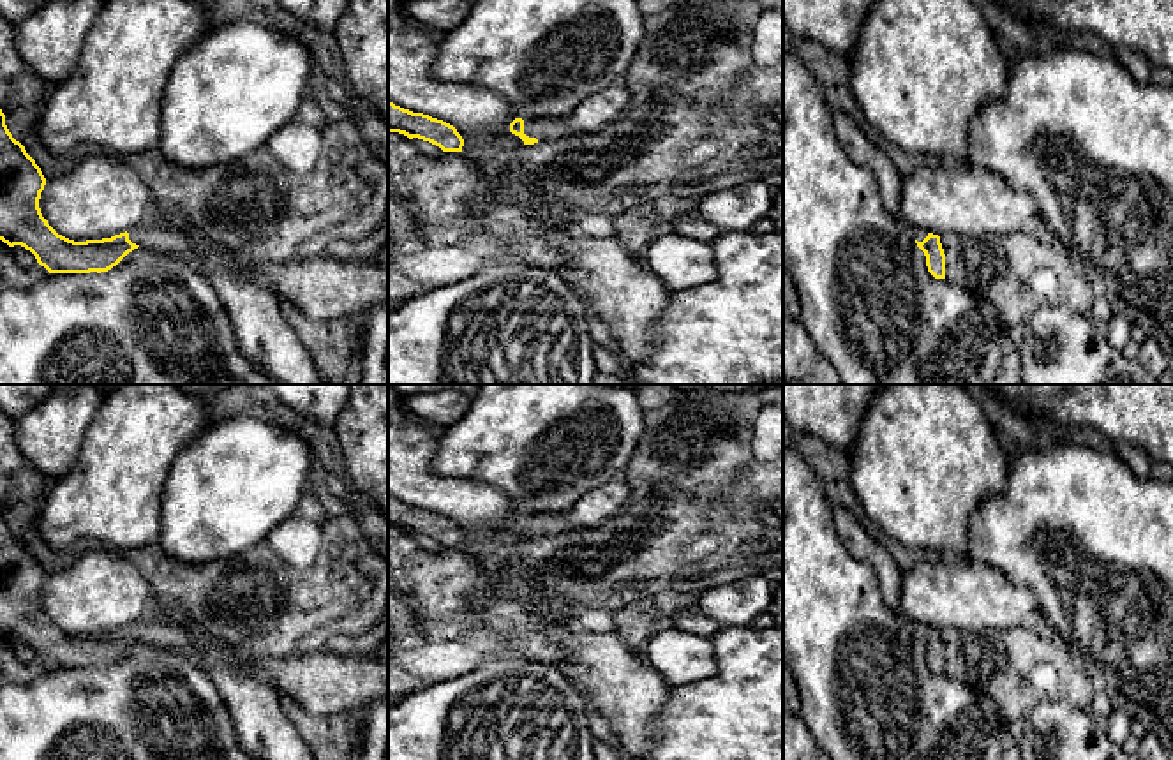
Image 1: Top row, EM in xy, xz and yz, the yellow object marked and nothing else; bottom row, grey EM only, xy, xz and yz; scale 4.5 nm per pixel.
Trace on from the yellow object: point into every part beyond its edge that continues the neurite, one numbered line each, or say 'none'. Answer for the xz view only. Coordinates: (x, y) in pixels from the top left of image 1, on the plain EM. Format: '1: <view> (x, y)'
1: xz (544, 526)

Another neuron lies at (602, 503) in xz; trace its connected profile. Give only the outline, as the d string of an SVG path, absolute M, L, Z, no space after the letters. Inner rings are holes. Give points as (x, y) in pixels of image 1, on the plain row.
M619 476L584 494L570 510L557 517L579 527L594 527L617 515L628 495L628 485Z

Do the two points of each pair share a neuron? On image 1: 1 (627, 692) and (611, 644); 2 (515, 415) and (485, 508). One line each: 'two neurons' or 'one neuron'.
1: one neuron
2: two neurons

